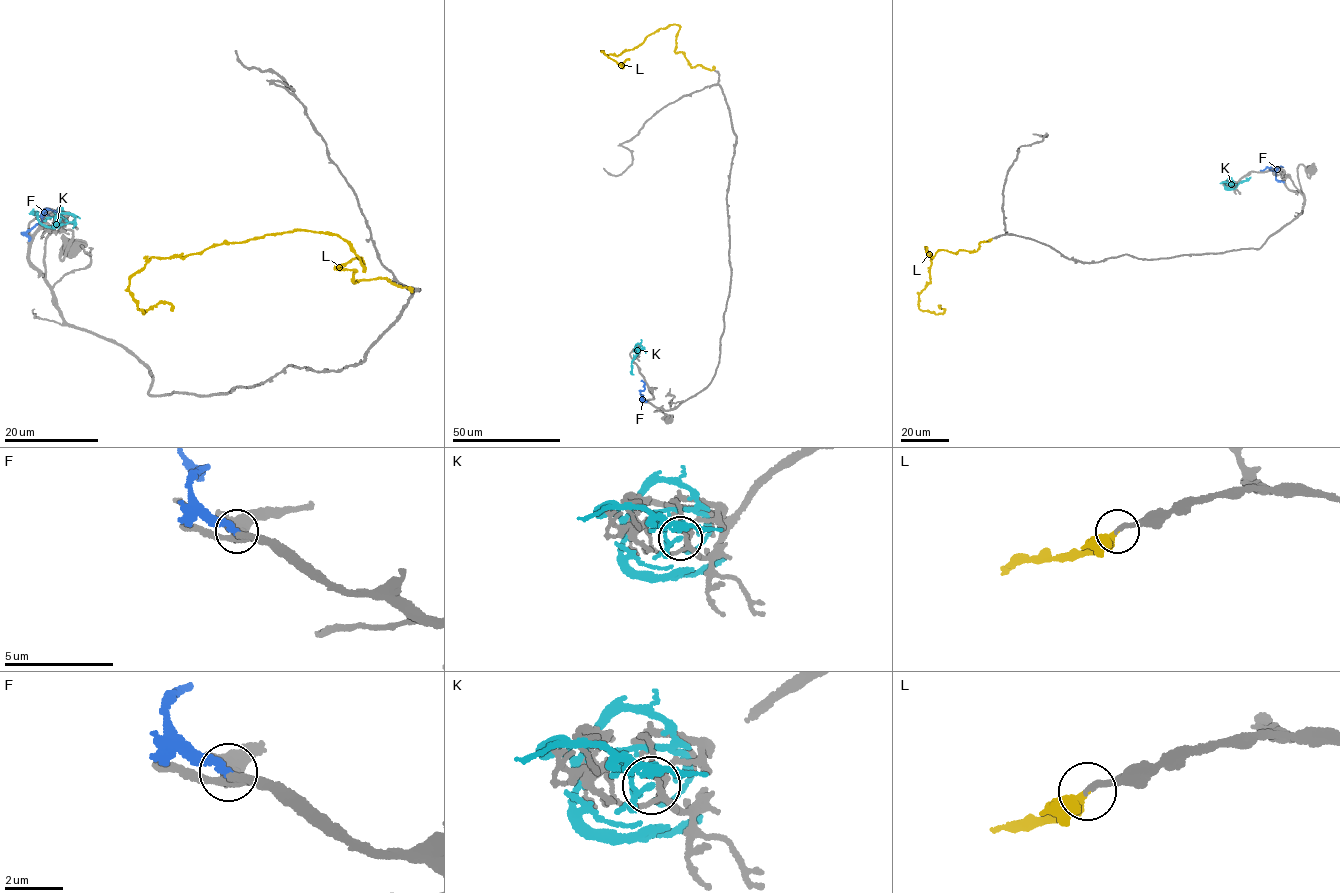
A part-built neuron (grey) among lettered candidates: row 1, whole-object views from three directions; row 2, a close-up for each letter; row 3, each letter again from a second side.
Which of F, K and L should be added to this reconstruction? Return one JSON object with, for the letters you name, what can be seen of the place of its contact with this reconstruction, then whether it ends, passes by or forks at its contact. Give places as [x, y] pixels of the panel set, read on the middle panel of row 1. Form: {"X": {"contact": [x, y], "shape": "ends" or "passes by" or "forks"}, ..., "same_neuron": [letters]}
{"L": {"contact": [713, 70], "shape": "passes by"}, "same_neuron": ["L"]}

